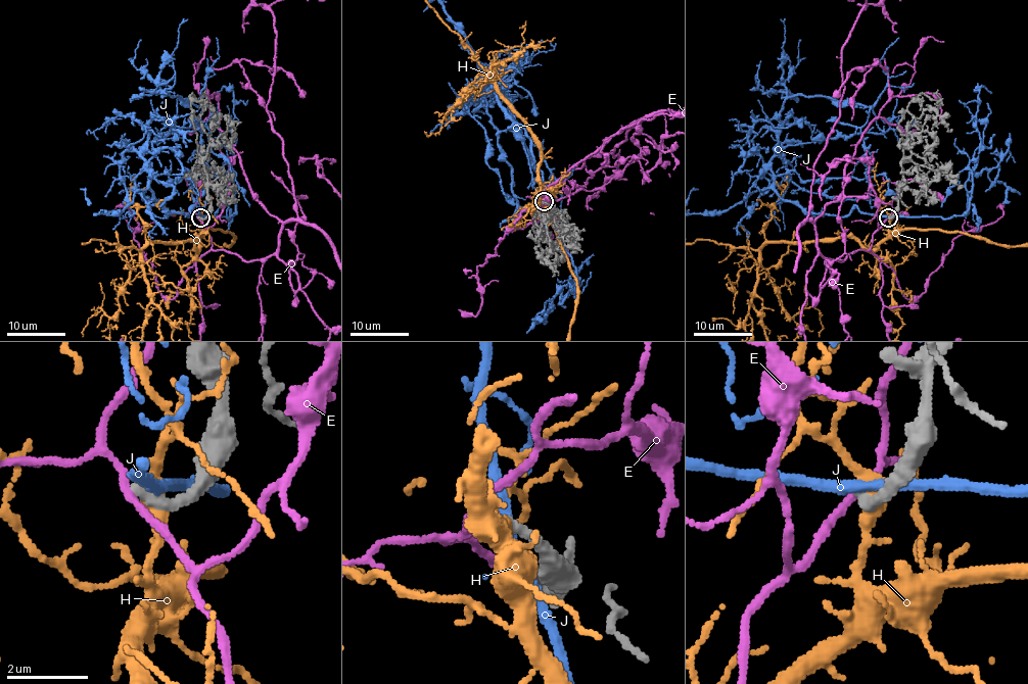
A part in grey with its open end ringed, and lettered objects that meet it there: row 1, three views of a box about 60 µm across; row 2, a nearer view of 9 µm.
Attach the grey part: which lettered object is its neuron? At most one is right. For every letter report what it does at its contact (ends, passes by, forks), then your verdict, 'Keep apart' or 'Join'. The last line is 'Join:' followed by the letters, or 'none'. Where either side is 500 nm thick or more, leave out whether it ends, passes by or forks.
E: It passes by. Keep apart
H: It forks there. Keep apart
J: It passes by. Keep apart
Join: none

